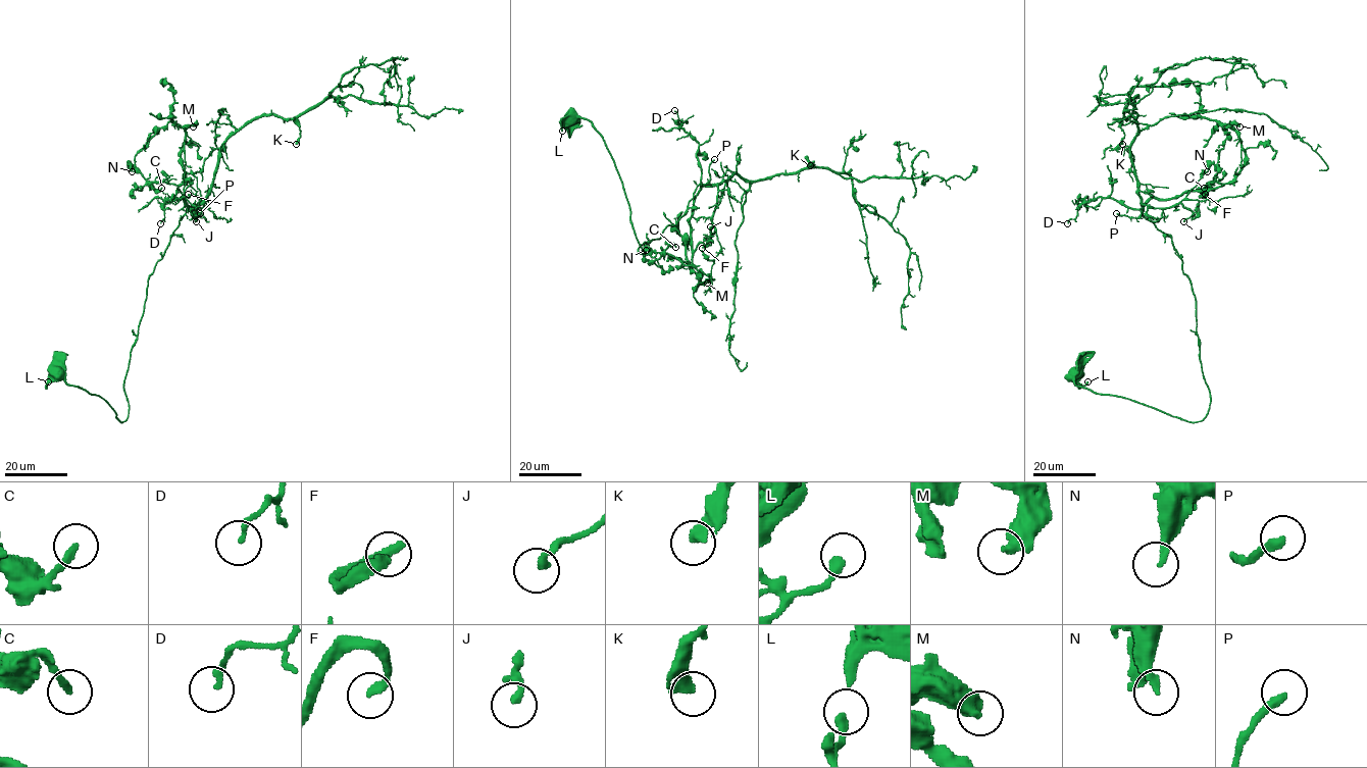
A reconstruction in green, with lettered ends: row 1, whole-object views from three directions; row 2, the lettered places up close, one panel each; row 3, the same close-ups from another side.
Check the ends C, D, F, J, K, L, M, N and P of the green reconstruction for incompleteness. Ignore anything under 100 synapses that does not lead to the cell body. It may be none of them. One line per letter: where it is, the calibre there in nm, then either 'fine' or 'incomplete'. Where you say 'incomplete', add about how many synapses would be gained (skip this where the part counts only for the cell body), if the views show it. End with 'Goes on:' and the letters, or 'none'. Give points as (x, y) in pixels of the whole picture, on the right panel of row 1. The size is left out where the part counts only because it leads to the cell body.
C: (1204, 188) | 240 nm | fine
D: (1067, 223) | 180 nm | fine
F: (1205, 194) | 260 nm | incomplete | 110 syn
J: (1183, 221) | 220 nm | fine
K: (1122, 144) | 280 nm | fine
L: (1087, 381) | 320 nm | fine
M: (1239, 126) | 500 nm | fine
N: (1207, 171) | 180 nm | fine
P: (1116, 213) | 300 nm | fine
Goes on: F

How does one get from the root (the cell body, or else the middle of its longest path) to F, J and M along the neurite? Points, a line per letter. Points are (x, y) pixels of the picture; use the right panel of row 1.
F: (1074, 372), (1096, 393), (1205, 416), (1192, 282), (1142, 214), (1152, 198), (1205, 194)
J: (1074, 372), (1096, 393), (1205, 416), (1192, 282), (1142, 205), (1181, 204), (1192, 212), (1183, 221)
M: (1074, 372), (1096, 393), (1205, 416), (1192, 282), (1142, 208), (1231, 181), (1239, 126)

